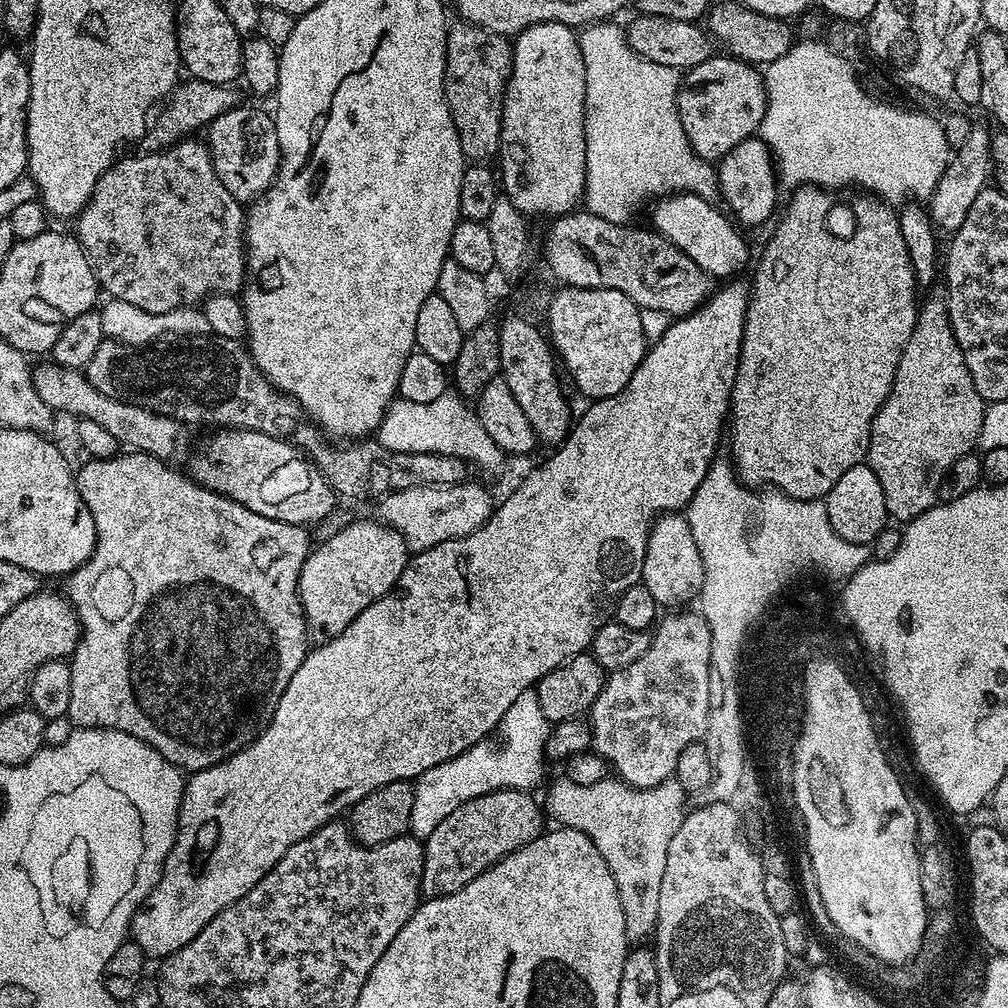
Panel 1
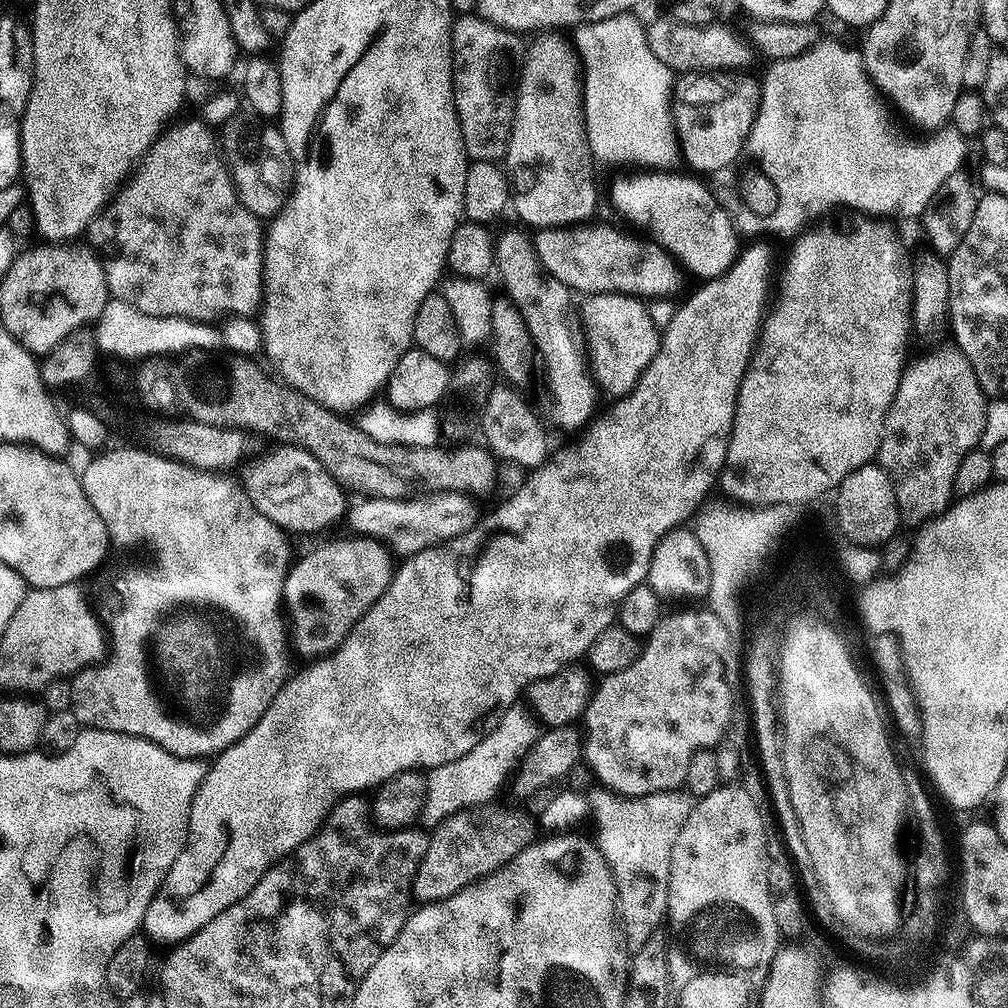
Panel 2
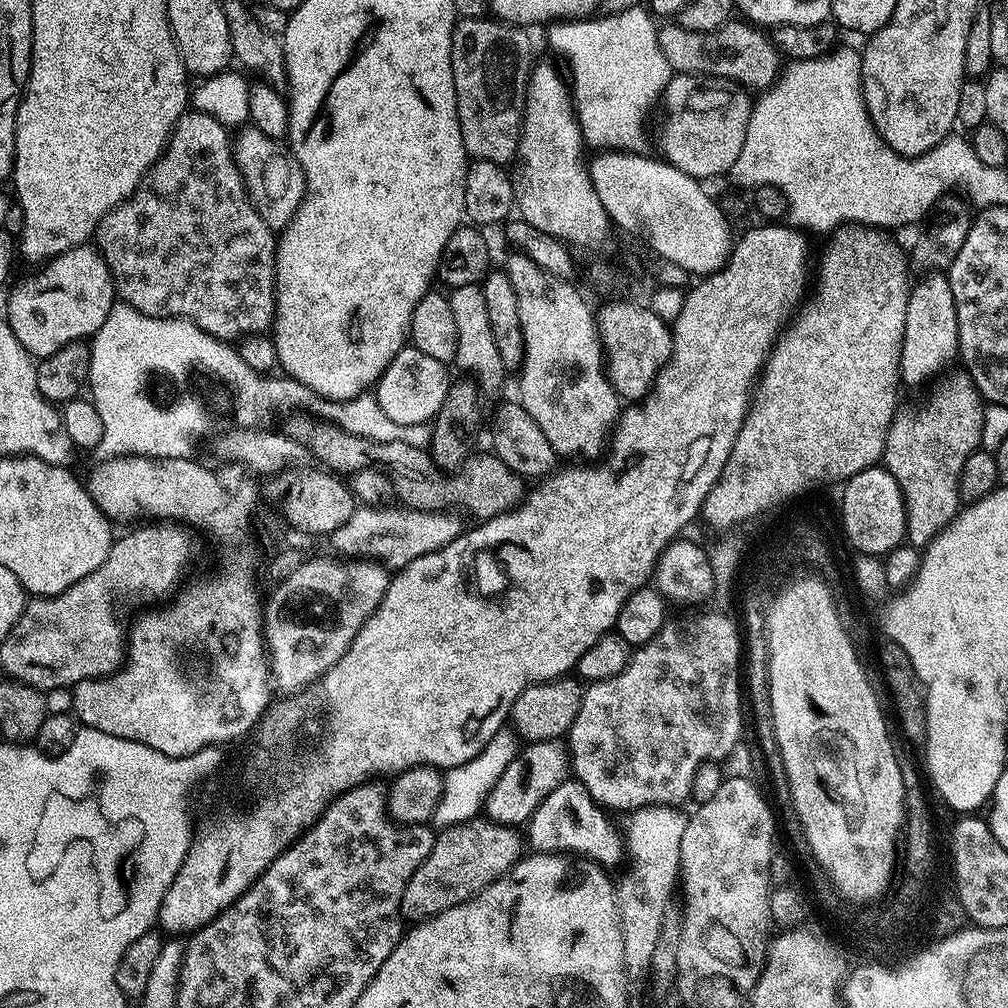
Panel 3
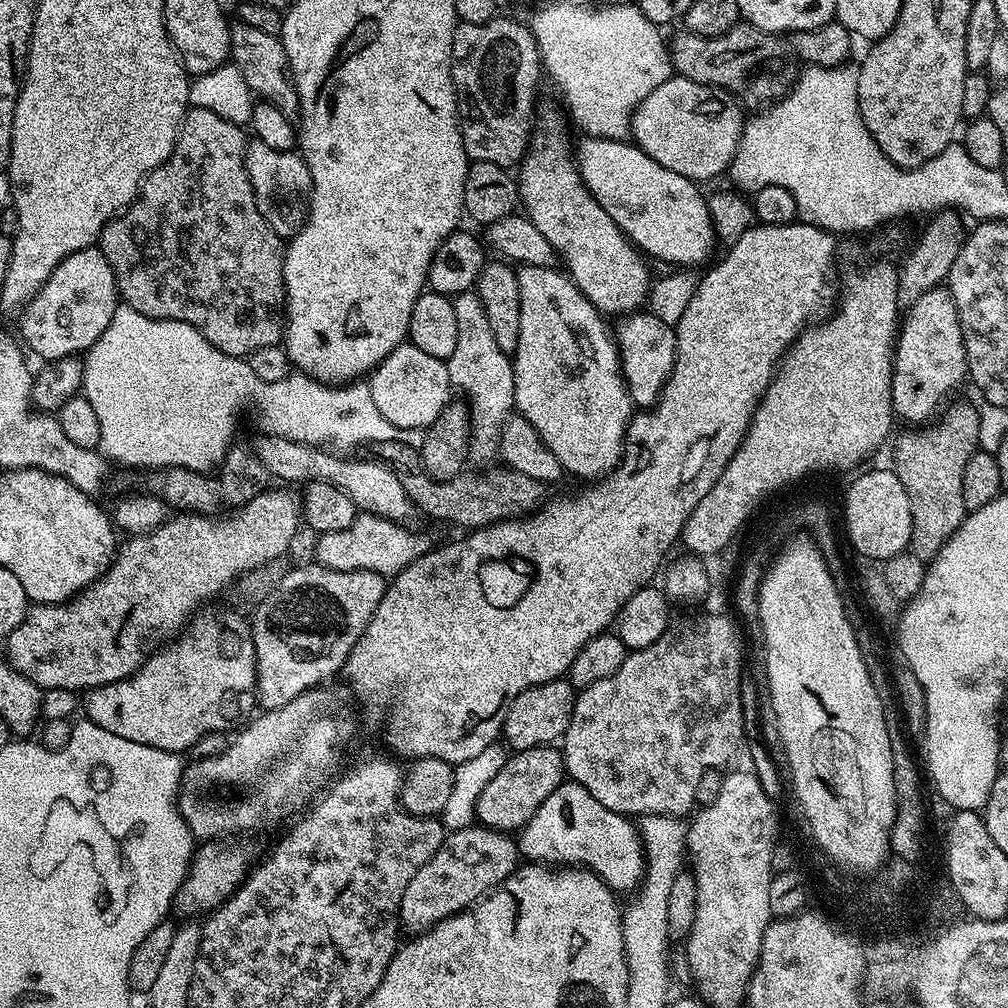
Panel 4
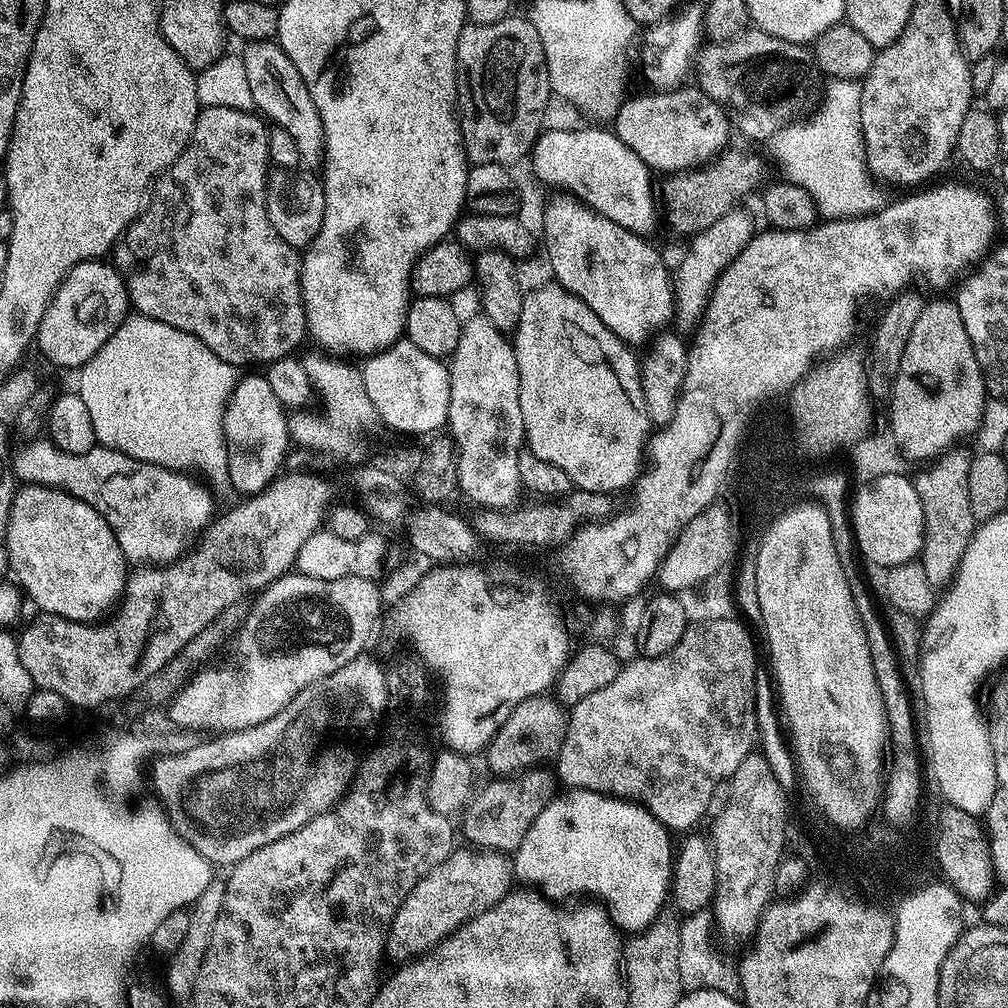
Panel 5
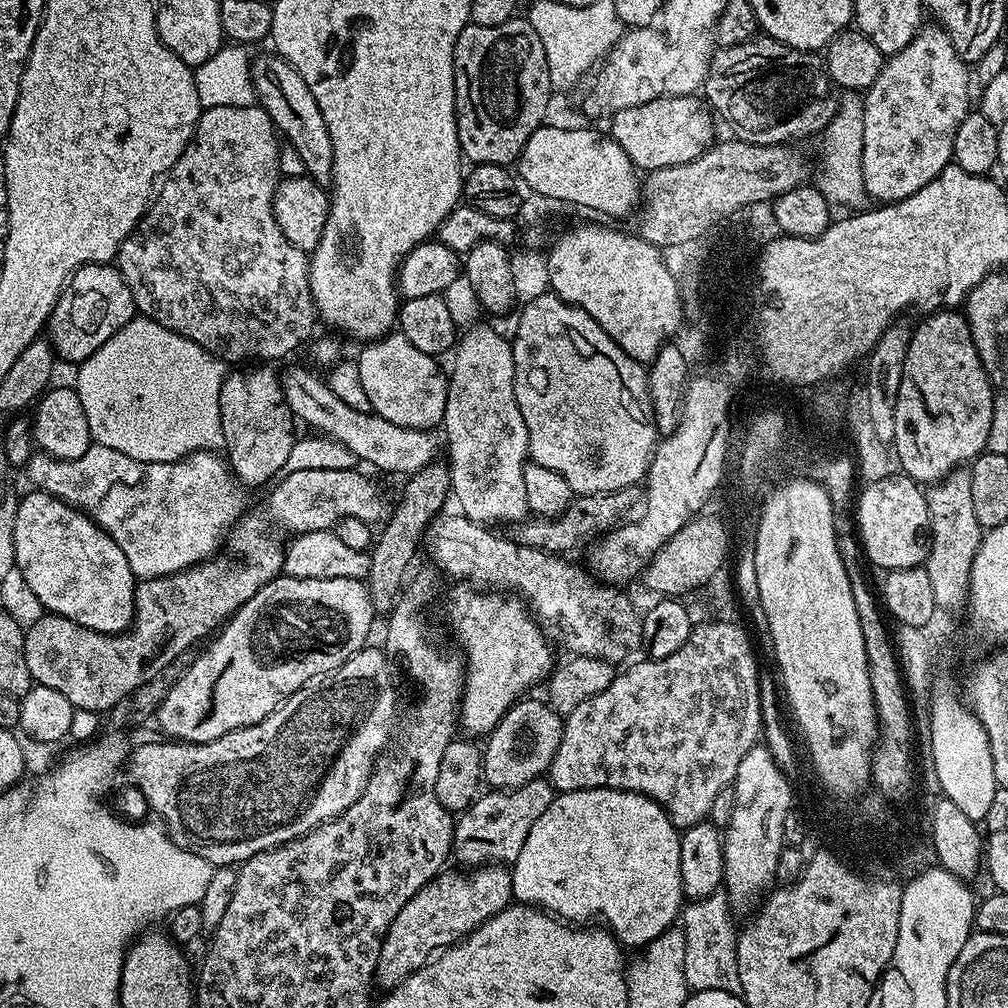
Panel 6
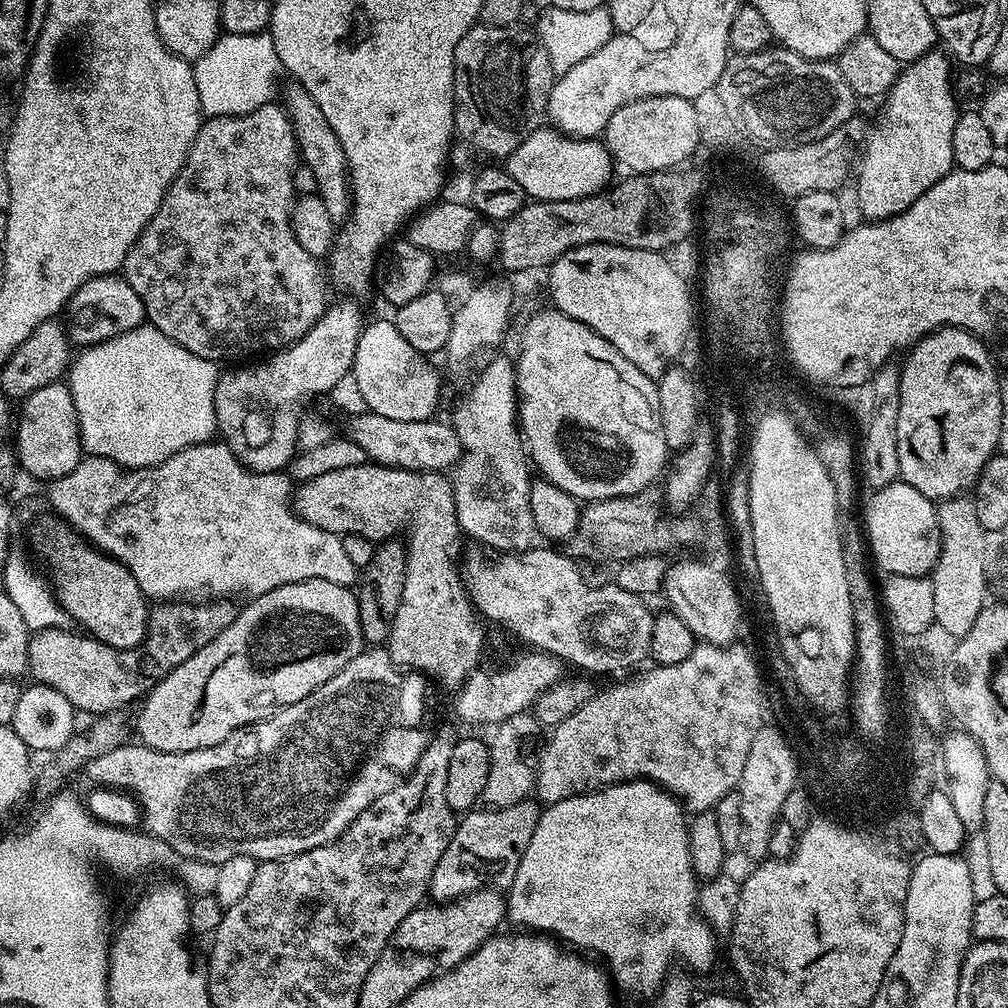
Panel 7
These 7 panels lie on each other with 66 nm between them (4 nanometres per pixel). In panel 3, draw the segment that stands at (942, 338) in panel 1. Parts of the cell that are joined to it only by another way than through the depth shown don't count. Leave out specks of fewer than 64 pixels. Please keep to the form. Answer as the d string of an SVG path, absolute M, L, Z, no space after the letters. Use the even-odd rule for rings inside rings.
M964 370L944 376L917 408L901 407L892 417L884 443L883 467L898 482L904 499L907 543L923 549L962 507L958 478L966 458L980 448L986 401Z

